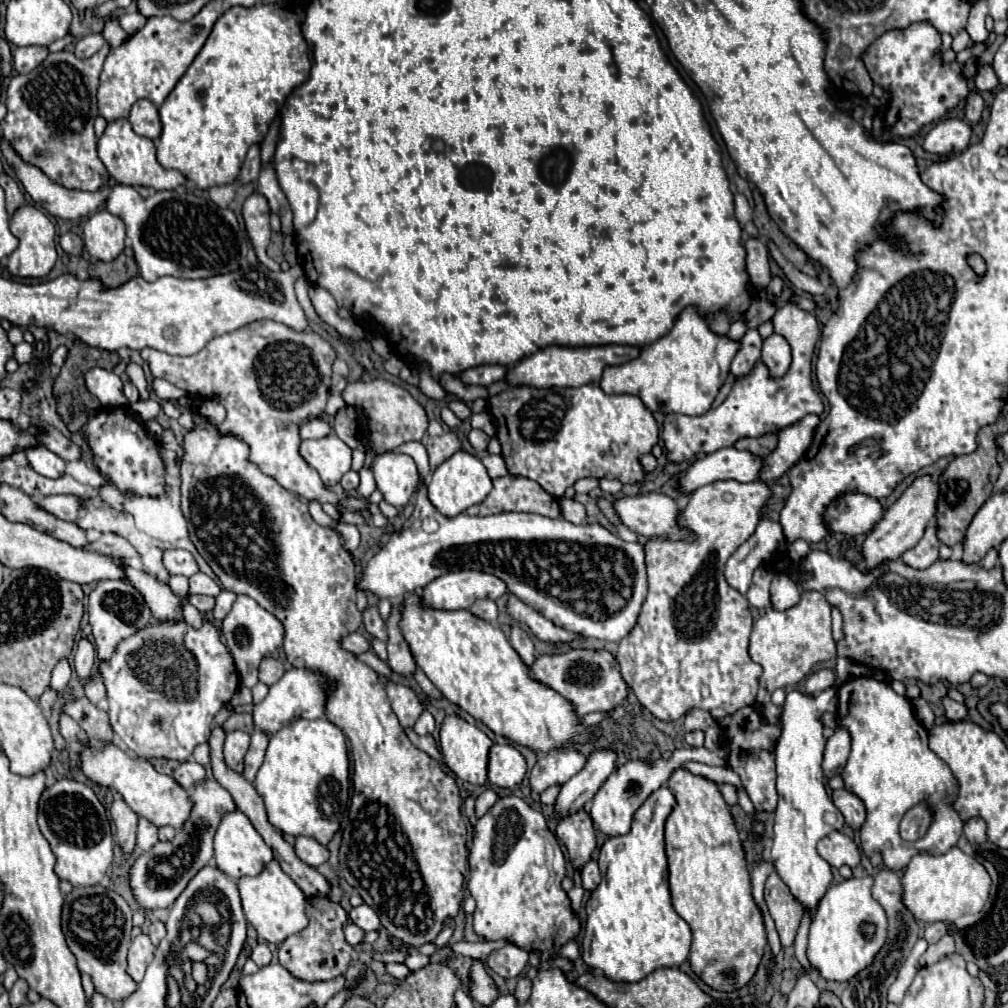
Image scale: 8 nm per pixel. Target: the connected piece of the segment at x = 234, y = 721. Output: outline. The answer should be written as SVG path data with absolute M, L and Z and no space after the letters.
M232 713L228 717L228 721L224 723L224 731L244 731L244 733L252 733L254 731L254 723L252 723L252 715L250 713Z

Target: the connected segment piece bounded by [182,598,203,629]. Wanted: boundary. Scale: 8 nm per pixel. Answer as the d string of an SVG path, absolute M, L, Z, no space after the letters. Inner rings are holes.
M185 598L184 602L182 603L182 616L185 617L184 620L189 624L192 625L192 627L199 629L202 627L203 619L201 618L201 613L192 606L189 602L187 602L188 599Z

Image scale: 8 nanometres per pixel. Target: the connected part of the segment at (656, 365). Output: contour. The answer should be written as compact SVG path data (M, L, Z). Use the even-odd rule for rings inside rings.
M686 307L676 319L672 331L658 341L640 347L636 359L622 365L608 365L598 387L608 395L636 395L650 411L660 411L664 415L704 415L726 381L730 361L738 349L740 343L728 337L718 337L710 331L706 319L698 315L696 307Z

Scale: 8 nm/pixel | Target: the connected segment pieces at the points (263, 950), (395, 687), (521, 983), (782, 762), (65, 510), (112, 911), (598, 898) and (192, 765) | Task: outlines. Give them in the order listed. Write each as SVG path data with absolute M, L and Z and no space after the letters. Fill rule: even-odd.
M260 943L252 949L252 961L258 965L258 967L266 967L270 961L272 961L272 953L268 949L266 943Z
M386 681L384 689L388 693L388 701L390 701L392 711L396 713L400 725L412 727L424 711L418 695L410 687L406 687L402 683L394 683L394 681Z
M520 977L520 979L518 979L518 987L516 987L516 993L514 993L514 995L518 997L518 1001L520 1001L520 1003L528 1001L530 989L532 989L532 981L530 981L528 977Z
M826 689L818 695L804 695L792 691L786 695L782 707L782 735L776 743L776 771L778 771L778 807L774 819L774 843L770 863L780 879L788 885L794 899L812 917L816 905L824 897L830 881L832 867L816 853L816 843L832 831L844 827L844 817L830 801L824 785L822 751L824 751L824 727L820 715L824 711L836 711L836 689Z
M50 495L44 497L38 505L62 521L74 521L84 507L84 499L78 495Z
M104 885L74 887L64 899L62 931L70 951L78 959L78 969L92 977L98 993L110 1001L124 1001L136 991L136 981L126 973L126 953L132 941L132 909L118 893Z
M666 785L660 787L634 813L632 831L624 837L610 837L600 849L598 865L606 867L606 873L586 903L588 917L582 941L582 959L586 965L604 971L604 975L610 979L634 983L660 967L678 967L688 959L692 933L688 923L672 907L668 889L668 863L664 853L664 823L674 805L676 799L672 791Z
M184 761L172 775L184 789L190 789L196 781L204 779L204 767L196 761Z

